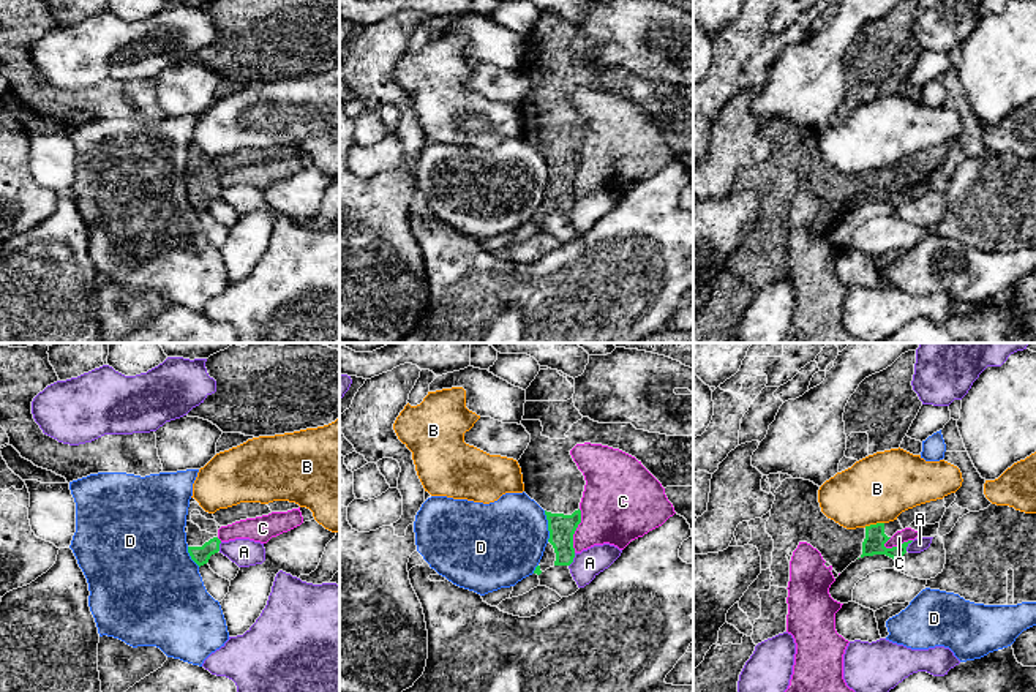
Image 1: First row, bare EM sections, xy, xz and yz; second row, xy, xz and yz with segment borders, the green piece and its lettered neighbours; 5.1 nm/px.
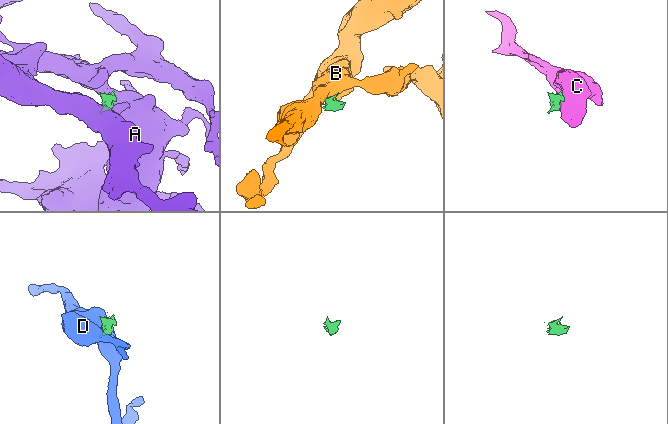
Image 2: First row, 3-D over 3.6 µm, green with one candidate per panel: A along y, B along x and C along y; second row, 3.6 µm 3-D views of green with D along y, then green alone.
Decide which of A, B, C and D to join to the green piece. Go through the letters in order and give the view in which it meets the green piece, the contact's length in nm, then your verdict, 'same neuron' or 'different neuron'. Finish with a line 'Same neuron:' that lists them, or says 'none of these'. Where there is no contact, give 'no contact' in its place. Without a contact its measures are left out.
A: xz | 80 nm | different neuron
B: yz | 110 nm | different neuron
C: xz | 220 nm | different neuron
D: xz | 160 nm | different neuron
Same neuron: none of these

